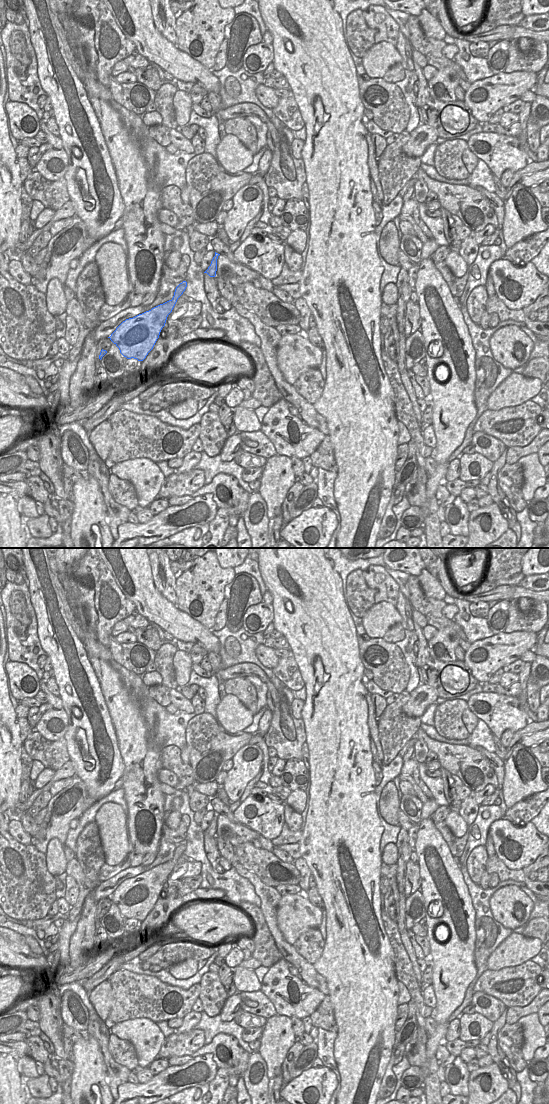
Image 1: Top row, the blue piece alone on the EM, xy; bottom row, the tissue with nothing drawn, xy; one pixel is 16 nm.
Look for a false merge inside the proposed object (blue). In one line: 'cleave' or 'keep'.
keep

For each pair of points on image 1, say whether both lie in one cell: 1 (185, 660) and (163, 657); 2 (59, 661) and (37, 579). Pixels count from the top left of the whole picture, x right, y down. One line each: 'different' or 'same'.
1: different
2: same

